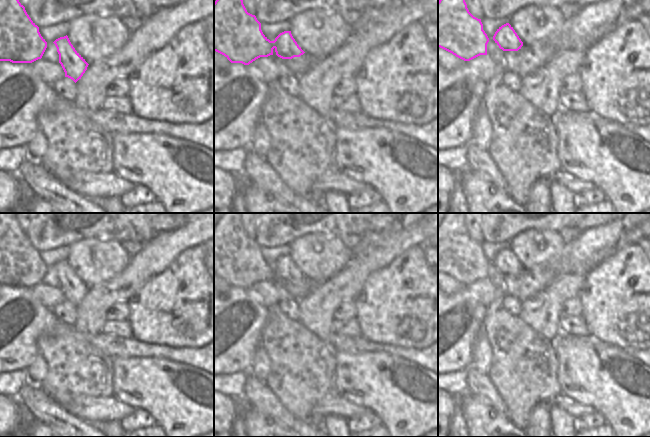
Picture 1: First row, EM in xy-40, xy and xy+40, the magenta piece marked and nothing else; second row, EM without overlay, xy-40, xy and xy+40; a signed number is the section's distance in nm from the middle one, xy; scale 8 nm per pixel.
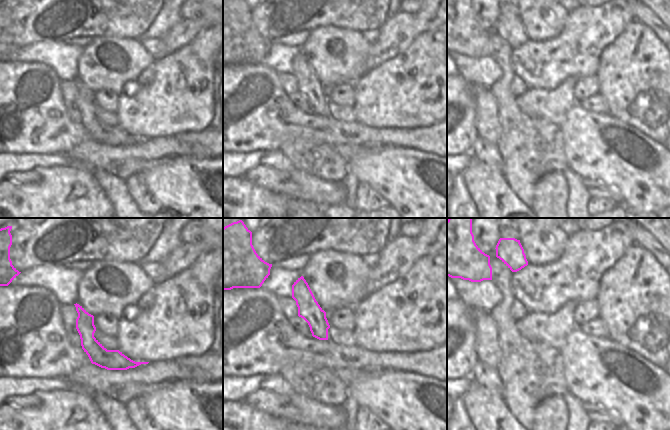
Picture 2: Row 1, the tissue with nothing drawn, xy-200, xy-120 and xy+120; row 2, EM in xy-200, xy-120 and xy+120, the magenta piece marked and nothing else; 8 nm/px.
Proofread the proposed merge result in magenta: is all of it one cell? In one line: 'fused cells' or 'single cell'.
fused cells

